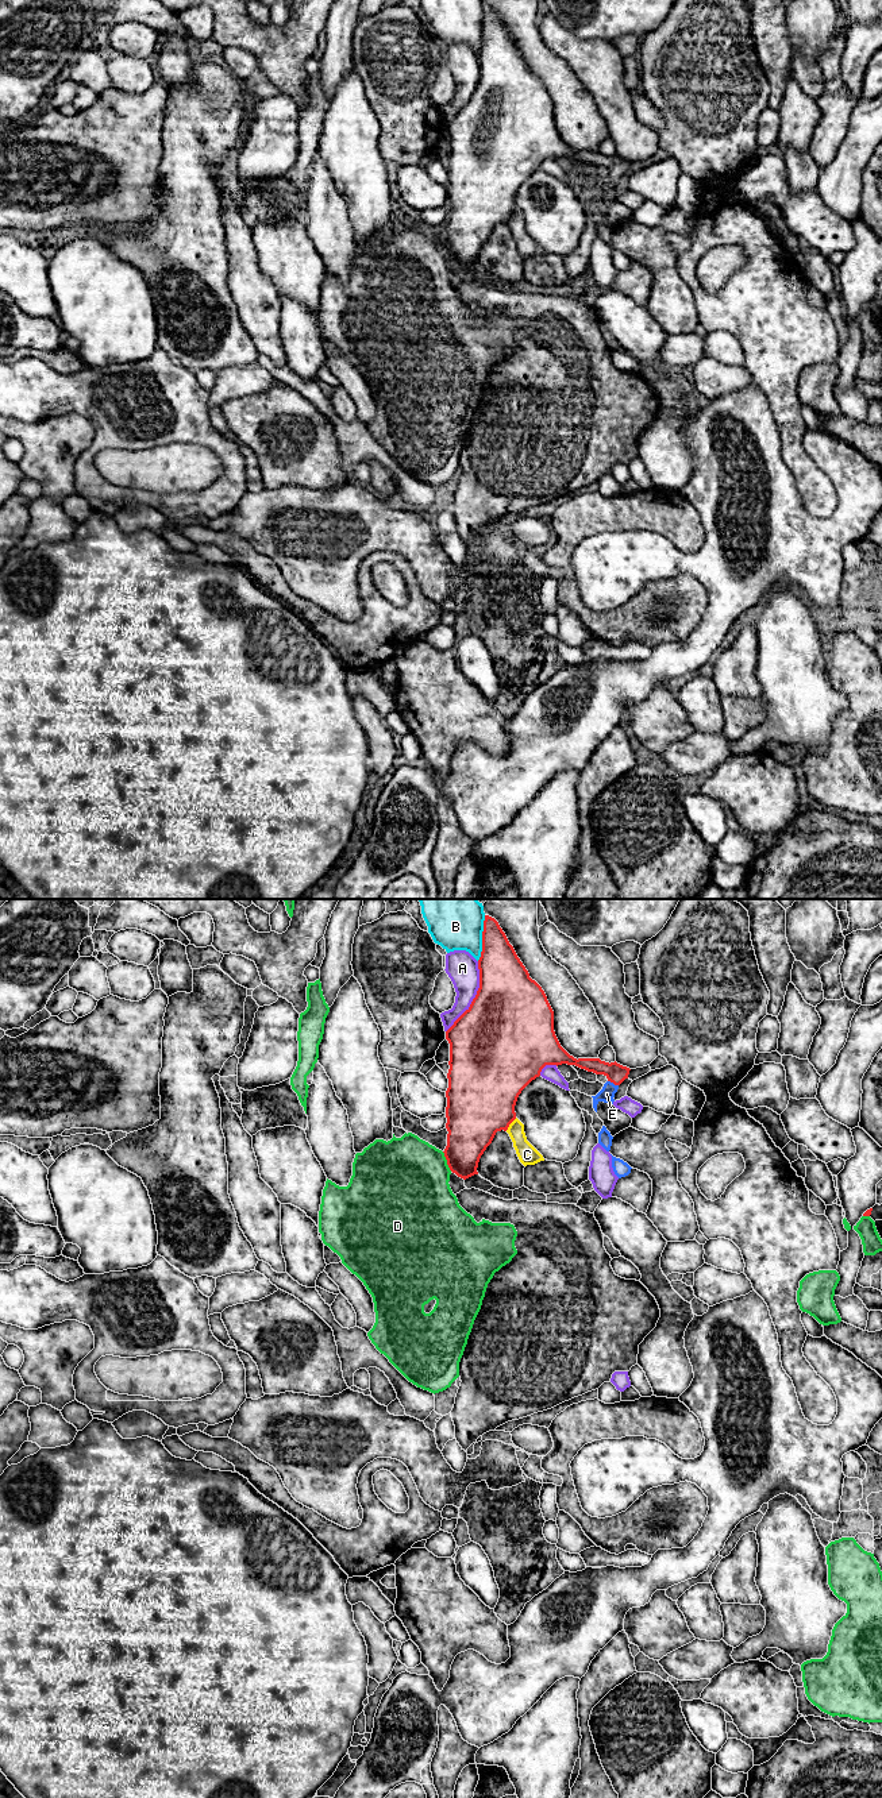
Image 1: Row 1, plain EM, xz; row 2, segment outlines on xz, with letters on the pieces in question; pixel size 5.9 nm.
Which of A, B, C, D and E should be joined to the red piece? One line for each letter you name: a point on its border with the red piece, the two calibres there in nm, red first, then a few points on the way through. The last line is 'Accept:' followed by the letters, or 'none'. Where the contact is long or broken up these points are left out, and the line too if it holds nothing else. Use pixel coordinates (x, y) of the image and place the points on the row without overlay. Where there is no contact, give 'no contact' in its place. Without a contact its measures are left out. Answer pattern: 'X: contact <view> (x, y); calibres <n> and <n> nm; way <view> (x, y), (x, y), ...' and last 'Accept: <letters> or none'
E: contact xz (613, 176); calibres 120 and 90 nm; way xz (616, 166), (613, 176), (607, 186)
Accept: E

